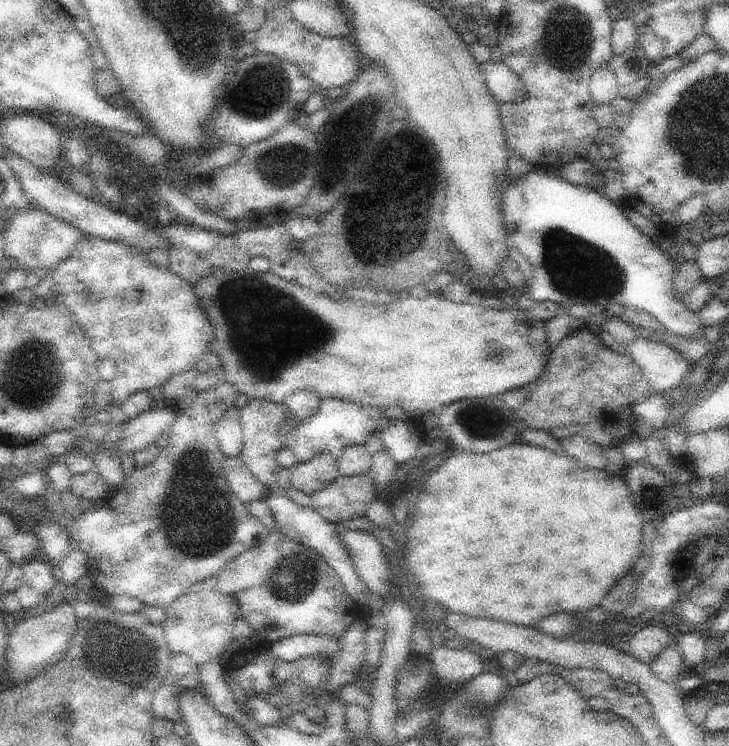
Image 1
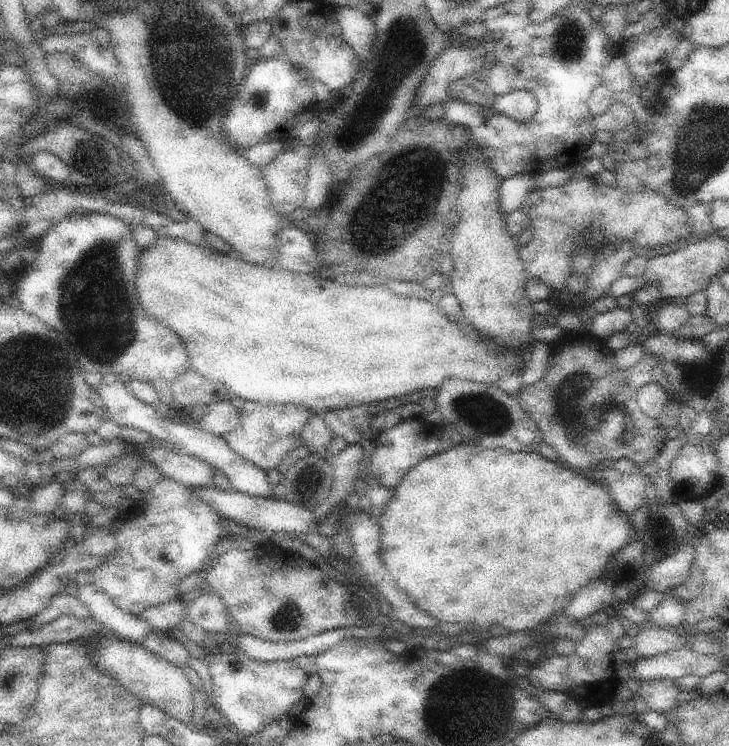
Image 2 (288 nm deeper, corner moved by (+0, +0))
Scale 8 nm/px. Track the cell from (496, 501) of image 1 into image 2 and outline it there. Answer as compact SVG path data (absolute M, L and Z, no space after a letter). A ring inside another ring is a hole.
M457 442L453 448L445 450L443 454L429 456L415 464L399 482L395 492L391 492L389 502L383 508L381 520L381 562L387 568L387 572L393 576L393 582L409 594L409 600L419 608L431 614L437 622L457 622L457 624L477 624L479 628L487 630L491 626L503 626L507 632L517 634L517 632L531 632L545 620L553 620L553 616L559 616L565 612L565 608L571 604L573 596L593 582L595 578L605 576L605 566L609 558L613 558L623 544L627 542L631 534L631 524L629 516L619 512L619 508L613 502L613 496L609 492L609 486L605 486L599 478L585 478L583 474L571 470L571 468L561 468L559 464L547 462L545 458L539 456L539 452L509 452L505 448L491 448L485 450L477 442L463 444Z

